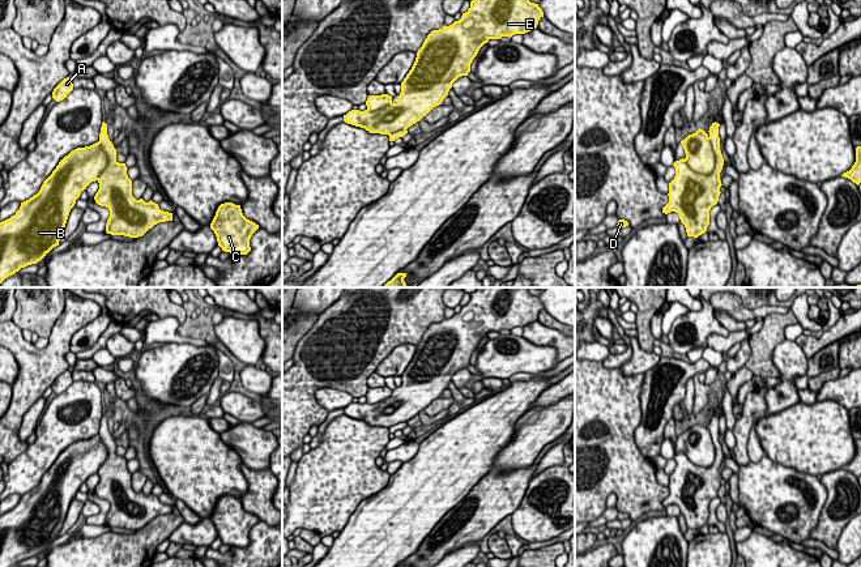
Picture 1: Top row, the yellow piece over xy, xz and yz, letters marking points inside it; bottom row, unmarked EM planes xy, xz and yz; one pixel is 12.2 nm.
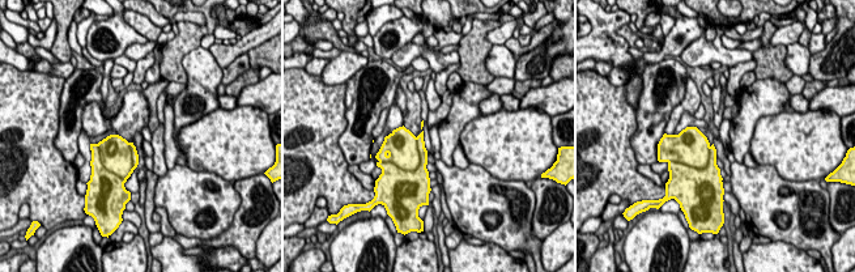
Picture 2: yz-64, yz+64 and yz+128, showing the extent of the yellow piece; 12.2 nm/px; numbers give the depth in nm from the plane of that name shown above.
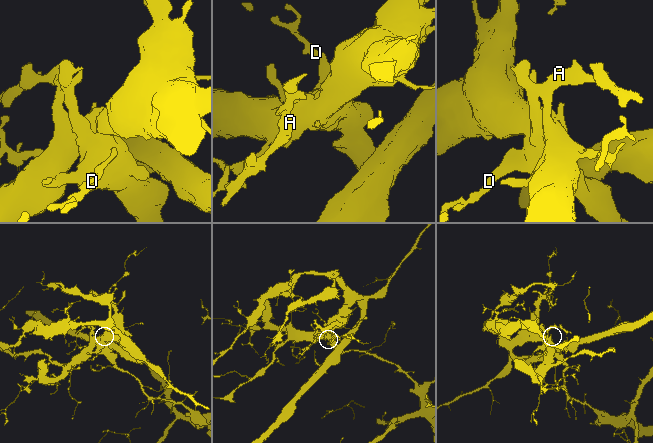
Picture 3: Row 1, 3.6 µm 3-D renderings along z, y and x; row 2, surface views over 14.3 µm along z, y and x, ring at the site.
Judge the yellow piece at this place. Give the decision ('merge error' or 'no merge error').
merge error

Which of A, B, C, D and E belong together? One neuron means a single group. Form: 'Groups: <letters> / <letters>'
Groups: A B C E / D

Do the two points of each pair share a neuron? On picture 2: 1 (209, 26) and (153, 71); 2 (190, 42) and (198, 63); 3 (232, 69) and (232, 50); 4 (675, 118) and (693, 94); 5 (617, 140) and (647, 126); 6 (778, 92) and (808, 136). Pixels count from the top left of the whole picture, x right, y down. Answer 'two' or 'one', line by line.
1: two
2: two
3: two
4: one
5: two
6: two

